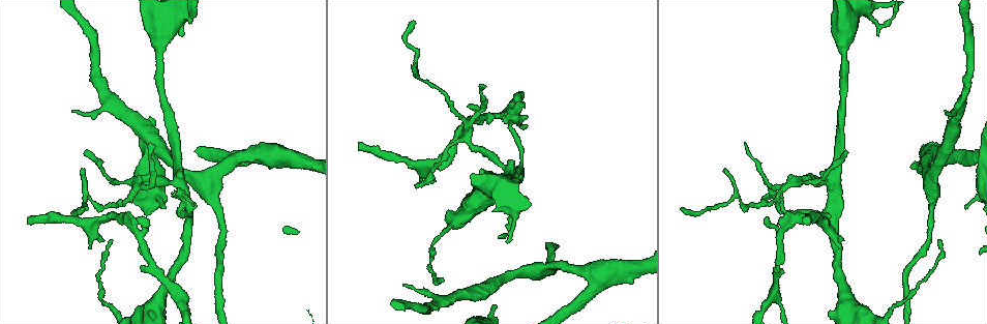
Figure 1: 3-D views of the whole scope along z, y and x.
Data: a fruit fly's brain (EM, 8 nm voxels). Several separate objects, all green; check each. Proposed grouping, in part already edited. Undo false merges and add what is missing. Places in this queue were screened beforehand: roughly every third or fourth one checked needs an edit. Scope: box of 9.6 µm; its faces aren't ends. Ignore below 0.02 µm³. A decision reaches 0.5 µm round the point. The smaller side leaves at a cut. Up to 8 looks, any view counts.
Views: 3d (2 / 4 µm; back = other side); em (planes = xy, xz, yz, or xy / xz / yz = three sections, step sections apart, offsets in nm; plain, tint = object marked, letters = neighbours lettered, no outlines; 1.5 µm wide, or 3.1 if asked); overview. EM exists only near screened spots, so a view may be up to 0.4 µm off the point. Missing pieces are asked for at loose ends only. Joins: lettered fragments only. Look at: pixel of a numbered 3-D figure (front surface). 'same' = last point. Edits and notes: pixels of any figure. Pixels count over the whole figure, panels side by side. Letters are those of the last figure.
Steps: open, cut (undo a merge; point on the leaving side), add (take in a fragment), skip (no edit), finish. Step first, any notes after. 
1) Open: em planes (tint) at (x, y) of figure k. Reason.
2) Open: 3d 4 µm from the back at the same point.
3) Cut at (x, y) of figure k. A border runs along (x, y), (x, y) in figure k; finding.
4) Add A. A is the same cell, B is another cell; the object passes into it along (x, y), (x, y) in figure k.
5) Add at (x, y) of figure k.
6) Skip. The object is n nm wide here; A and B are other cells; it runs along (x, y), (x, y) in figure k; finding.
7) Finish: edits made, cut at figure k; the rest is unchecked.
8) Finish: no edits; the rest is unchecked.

Open: em xz step 8 (tint) at (967, 207) of figure 1. Branch stops here.

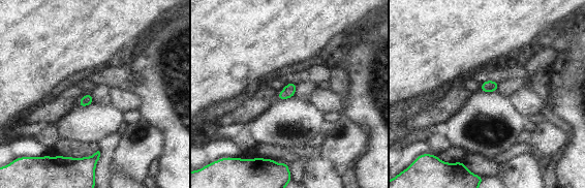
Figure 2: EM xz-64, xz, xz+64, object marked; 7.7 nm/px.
Open: em xz step 8 (letters) at the same point. See the neighbours.

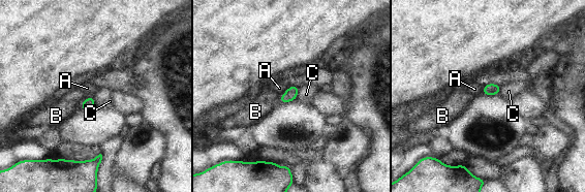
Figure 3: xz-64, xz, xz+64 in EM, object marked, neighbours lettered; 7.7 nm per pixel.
Skip. The longest contact is with B, 140 nm; A, B and C are other cells; no lettered fragment goes on from it.

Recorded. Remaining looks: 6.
Open: 3d 4 µm at (416, 184) of figure 1. Tapers out.

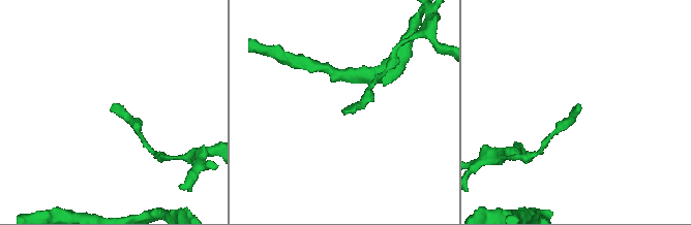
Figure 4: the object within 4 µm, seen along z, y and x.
Open: em xz step 8 (letters) at (576, 106) of figure 4. Now the EM.

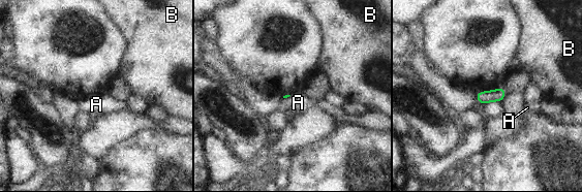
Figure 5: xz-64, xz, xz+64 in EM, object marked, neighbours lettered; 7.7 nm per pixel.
Open: em planes (letters) at the same point.

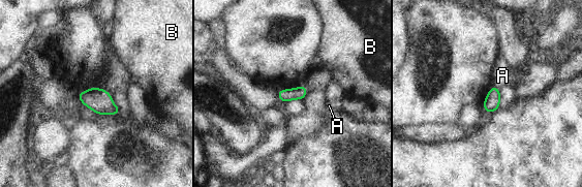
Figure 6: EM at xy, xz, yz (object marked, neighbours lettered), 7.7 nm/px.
Skip. The longest contact is with A, 70 nm; A and B are other cells; a border runs along (492, 85), (499, 89) in figure 6; no lettered fragment goes on from it.

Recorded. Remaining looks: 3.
Open: em xz step 4 (letters) at (152, 144) of figure 1. Free end.

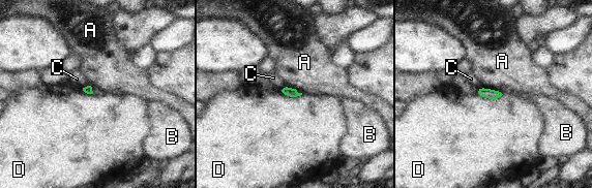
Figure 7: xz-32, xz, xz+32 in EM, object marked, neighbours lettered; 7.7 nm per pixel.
Open: em xy step 4 (letters) at the same point.

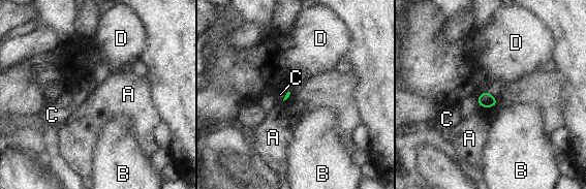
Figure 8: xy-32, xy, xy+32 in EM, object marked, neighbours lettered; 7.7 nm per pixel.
Skip. The longest contact is with A, 170 nm; A, B, C and D are other cells; a border runs along (497, 98), (494, 106), (477, 104) in figure 8; no lettered fragment goes on from it.

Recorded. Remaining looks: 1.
Finish: no edits; the rest is unchecked.

